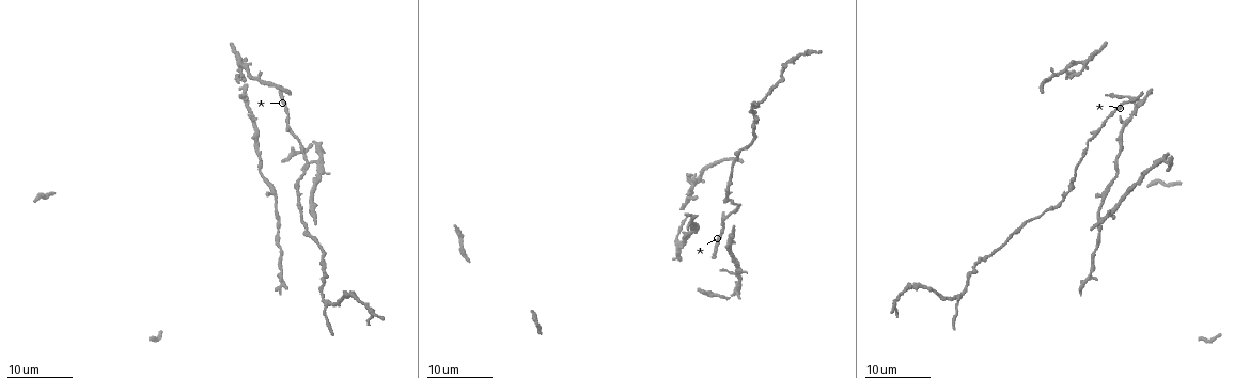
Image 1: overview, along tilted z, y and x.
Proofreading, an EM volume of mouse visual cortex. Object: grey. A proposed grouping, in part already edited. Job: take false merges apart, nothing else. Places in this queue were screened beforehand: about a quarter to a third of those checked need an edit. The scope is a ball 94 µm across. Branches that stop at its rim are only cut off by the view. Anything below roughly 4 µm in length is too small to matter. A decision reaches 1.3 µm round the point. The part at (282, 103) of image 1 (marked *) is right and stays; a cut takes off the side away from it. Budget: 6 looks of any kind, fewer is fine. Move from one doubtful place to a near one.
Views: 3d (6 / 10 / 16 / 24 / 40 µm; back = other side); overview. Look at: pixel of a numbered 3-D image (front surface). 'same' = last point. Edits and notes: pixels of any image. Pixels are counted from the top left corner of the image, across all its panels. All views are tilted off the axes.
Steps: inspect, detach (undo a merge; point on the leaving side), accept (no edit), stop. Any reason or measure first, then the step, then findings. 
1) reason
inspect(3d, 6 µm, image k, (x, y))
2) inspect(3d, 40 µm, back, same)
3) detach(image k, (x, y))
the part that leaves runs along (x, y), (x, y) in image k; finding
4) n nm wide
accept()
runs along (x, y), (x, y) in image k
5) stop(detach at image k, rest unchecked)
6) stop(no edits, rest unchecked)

branch point
inspect(3d, 24 µm, image 1, (1127, 122))

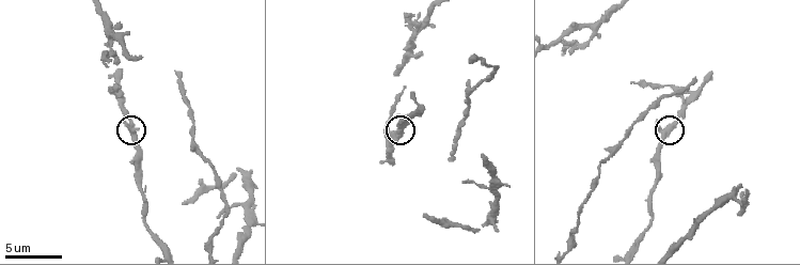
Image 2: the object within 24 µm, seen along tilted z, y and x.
zoom in
inspect(3d, 6 µm, image 2, (668, 135))

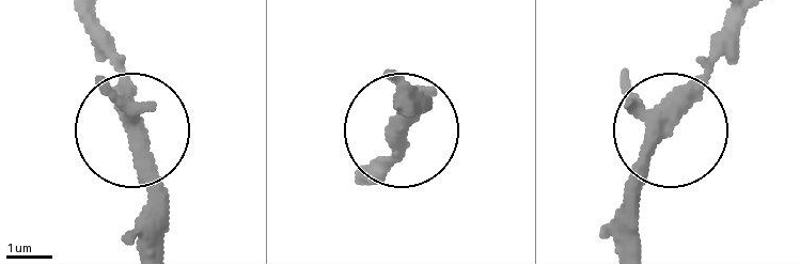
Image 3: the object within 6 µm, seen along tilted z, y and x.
3 arms
accept()
continuous, no second neuron

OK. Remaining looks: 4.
looks like a crossing
inspect(3d, 10 µm, image 2, (590, 25))

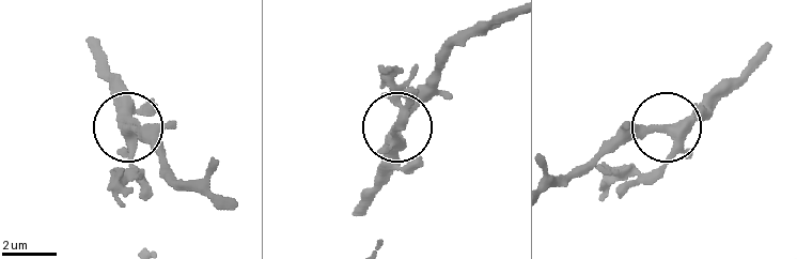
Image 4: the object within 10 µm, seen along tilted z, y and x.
370 nm wide
accept()
one neuron here

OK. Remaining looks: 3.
a fork
inspect(3d, 16 µm, image 1, (958, 299))

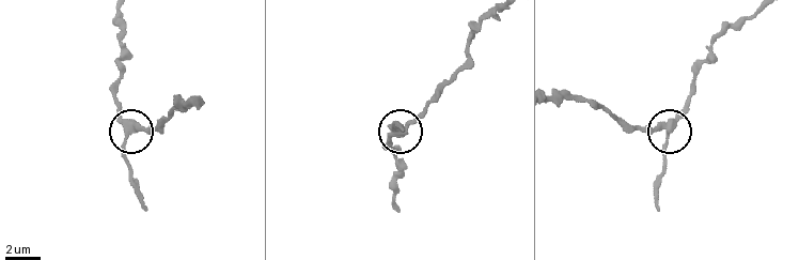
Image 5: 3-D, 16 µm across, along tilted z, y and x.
closer look
inspect(3d, 6 µm, image 5, (668, 130))

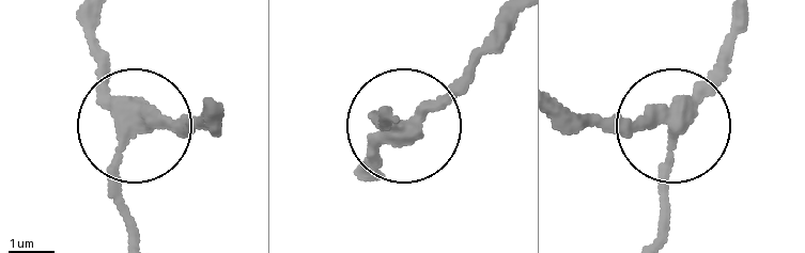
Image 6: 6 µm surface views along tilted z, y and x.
inspect(3d, 6 µm, back, image 6, (138, 125))

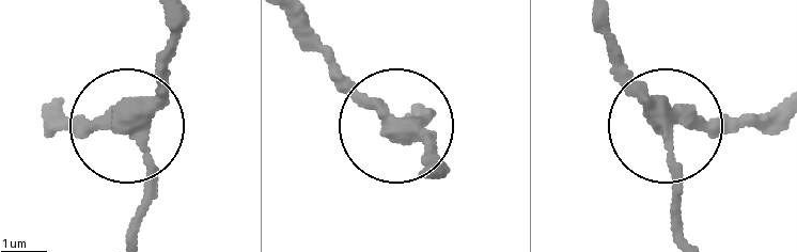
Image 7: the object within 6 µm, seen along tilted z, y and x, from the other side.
side arm 5 µm
accept()
runs along (600, 17), (615, 63), (668, 135), (674, 221) in image 7; continuous, no second neuron

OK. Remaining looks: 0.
stop(no edits, rest unchecked)

